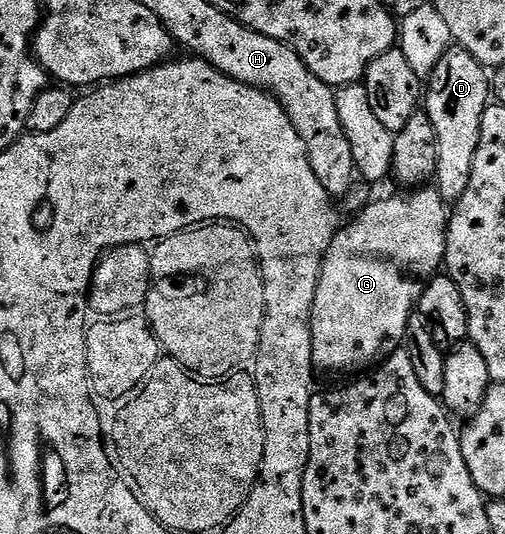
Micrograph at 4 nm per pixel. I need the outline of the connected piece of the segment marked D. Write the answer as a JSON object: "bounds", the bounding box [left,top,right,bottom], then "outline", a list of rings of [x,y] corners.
{"bounds":[425,46,489,205],"outline":[[[452,46],[437,62],[425,83],[425,114],[437,133],[439,160],[433,176],[444,203],[454,205],[469,189],[473,157],[481,141],[481,121],[489,106],[489,75],[463,47]]]}

